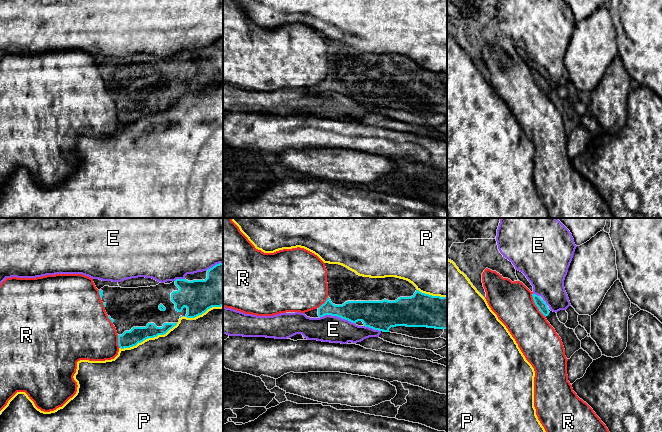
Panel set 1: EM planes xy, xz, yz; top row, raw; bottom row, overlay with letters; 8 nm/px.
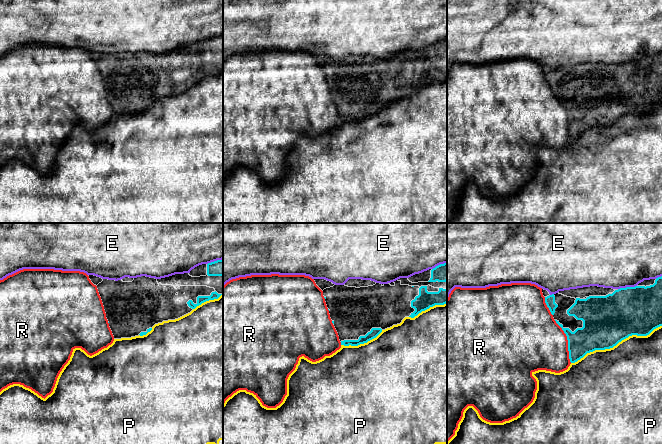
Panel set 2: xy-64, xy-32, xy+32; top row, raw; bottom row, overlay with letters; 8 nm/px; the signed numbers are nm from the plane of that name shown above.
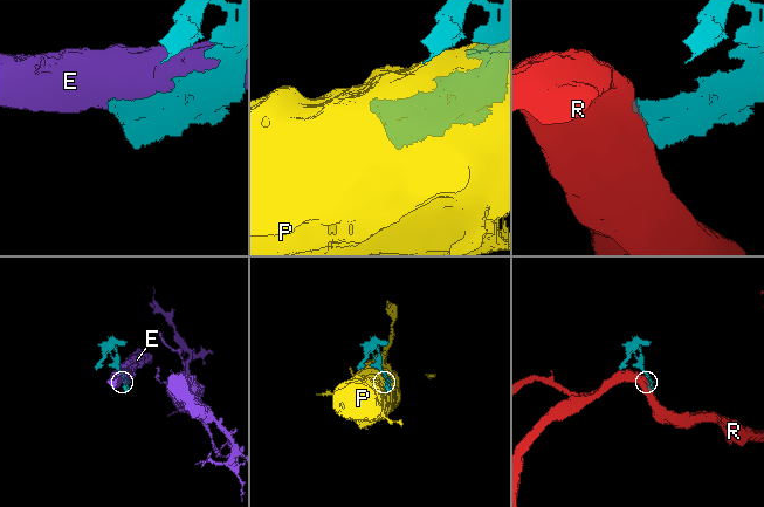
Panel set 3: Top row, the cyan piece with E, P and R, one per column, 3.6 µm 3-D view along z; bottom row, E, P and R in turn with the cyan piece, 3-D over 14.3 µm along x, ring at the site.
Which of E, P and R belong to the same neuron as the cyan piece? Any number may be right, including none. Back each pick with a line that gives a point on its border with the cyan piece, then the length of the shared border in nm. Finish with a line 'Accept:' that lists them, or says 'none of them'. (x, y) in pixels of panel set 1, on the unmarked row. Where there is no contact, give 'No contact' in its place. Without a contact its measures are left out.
Accept: none of them

